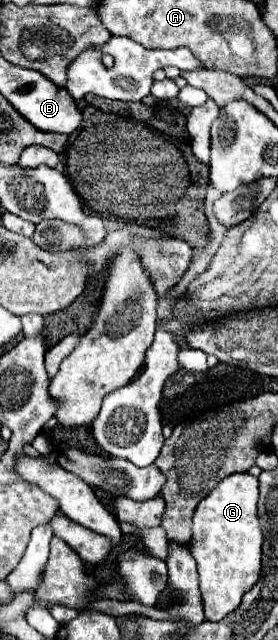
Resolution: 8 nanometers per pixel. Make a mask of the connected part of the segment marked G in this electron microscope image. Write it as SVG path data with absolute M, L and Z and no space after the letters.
M243 472L223 478L195 508L191 554L199 570L205 620L219 622L239 608L241 596L255 584L261 572L261 524L257 518L257 478Z

